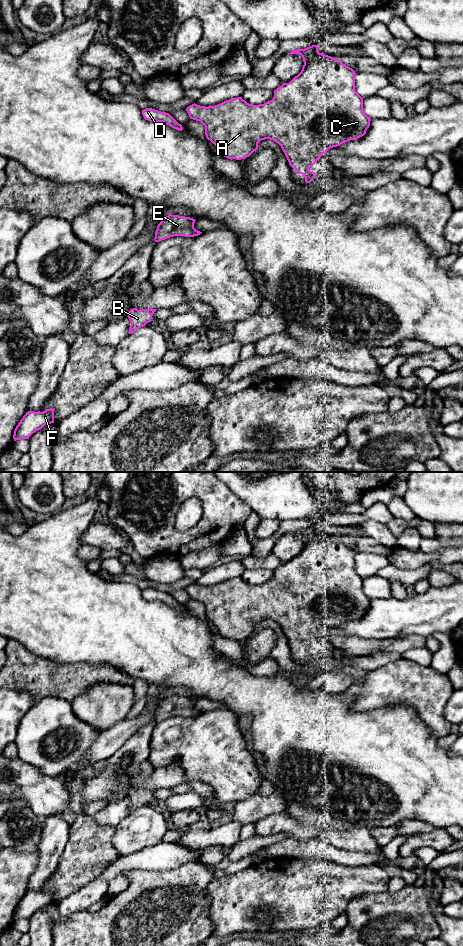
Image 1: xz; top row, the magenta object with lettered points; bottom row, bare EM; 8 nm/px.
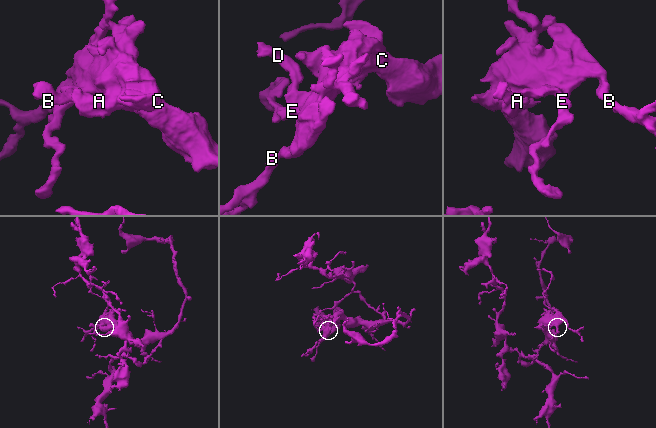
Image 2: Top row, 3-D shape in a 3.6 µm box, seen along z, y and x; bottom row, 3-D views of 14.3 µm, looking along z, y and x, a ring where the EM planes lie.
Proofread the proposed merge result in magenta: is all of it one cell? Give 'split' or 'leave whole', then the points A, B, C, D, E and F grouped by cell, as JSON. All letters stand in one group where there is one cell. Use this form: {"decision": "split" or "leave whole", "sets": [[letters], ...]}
{"decision": "leave whole", "sets": [["A", "B", "C", "D", "E", "F"]]}

